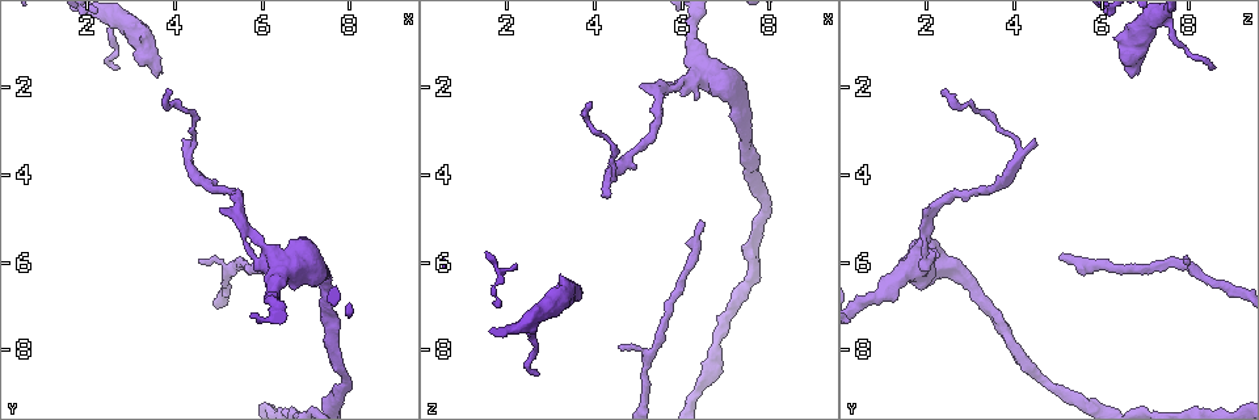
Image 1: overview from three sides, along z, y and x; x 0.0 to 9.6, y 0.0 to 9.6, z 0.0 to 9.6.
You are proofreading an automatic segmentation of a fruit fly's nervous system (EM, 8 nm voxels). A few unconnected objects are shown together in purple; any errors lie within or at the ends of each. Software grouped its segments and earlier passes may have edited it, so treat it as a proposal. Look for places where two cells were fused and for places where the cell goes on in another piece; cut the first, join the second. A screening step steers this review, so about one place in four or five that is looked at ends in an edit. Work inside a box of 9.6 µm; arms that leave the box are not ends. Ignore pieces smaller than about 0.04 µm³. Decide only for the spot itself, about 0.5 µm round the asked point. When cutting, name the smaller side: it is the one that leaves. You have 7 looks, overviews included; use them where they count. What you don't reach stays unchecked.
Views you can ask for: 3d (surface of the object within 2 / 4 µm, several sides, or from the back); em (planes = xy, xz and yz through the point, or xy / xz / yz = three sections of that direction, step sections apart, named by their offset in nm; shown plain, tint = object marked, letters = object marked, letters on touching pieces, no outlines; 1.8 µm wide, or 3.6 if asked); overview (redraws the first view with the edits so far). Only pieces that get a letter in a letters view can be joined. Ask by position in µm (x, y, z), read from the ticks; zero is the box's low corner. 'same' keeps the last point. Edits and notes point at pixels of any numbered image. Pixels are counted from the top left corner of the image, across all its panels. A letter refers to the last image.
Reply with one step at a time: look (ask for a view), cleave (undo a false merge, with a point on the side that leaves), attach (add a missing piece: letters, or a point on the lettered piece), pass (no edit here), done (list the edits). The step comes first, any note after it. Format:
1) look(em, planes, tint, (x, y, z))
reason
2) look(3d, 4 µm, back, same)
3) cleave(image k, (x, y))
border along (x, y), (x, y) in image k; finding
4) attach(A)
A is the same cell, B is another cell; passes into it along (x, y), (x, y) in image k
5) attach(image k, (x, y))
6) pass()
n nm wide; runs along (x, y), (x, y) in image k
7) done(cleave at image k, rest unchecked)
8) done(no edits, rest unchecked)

look(em, planes, plain, (4.60, 5.90, 7.95))
thin end

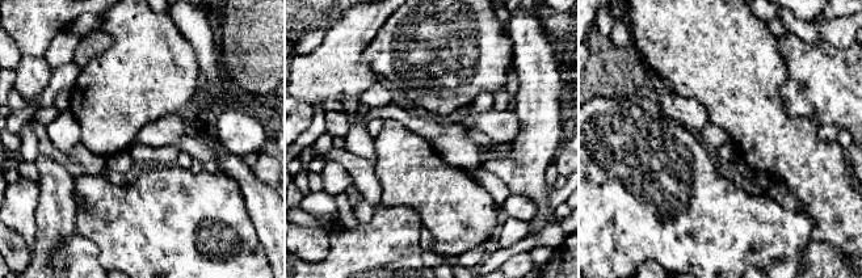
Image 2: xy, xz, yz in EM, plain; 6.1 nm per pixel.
look(em, planes, tint, same)
where the object lies

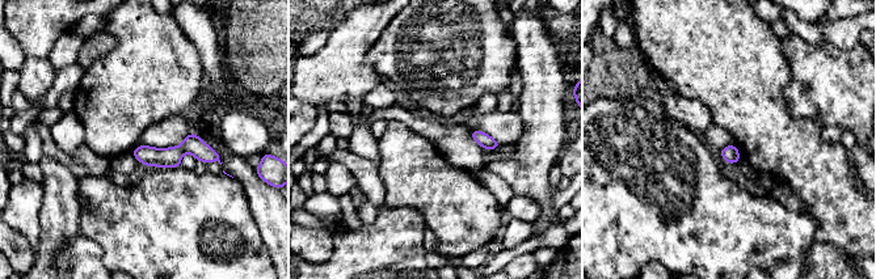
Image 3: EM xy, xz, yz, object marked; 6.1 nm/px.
look(em, planes, letters, same)

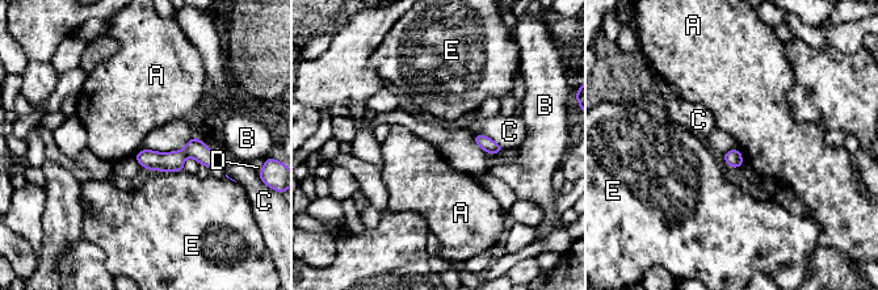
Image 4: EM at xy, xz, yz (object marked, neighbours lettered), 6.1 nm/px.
pass()
A, B, C, D and E are other cells; runs along (139, 156), (201, 152), (218, 162) in image 4; none of them fits

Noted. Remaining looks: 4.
look(3d, 2 µm, back, (5.85, 6.20, 2.00))
thick end

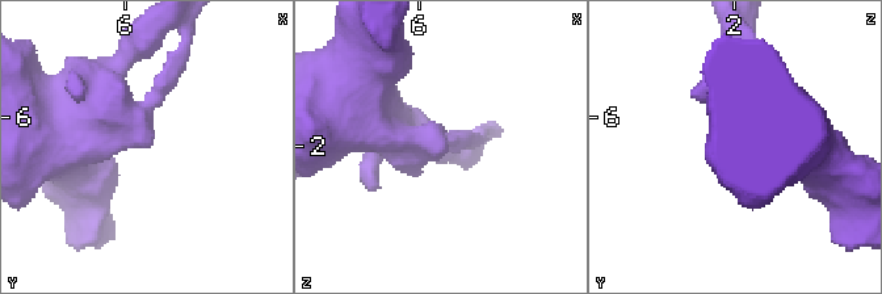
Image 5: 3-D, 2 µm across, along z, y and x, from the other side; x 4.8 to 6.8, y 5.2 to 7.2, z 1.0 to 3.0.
look(em, planes, letters, (5.84, 6.20, 1.98))

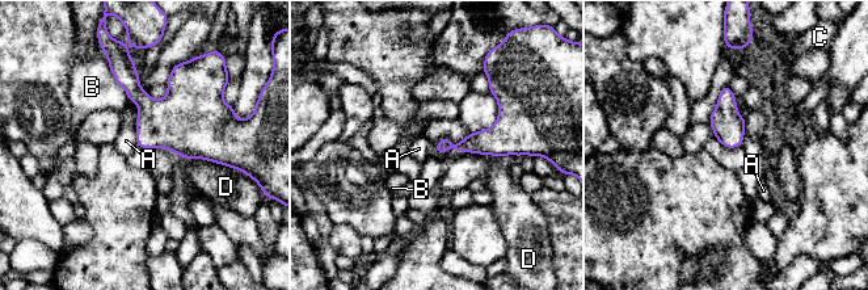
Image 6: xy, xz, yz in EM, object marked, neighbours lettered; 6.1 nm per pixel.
pass()
A, B, C and D are other cells; border along (135, 122), (137, 144) in image 6; no lettered piece goes on from it

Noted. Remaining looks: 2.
look(em, xz, step 16, tint, (6.50, 5.90, 5.05))
free end

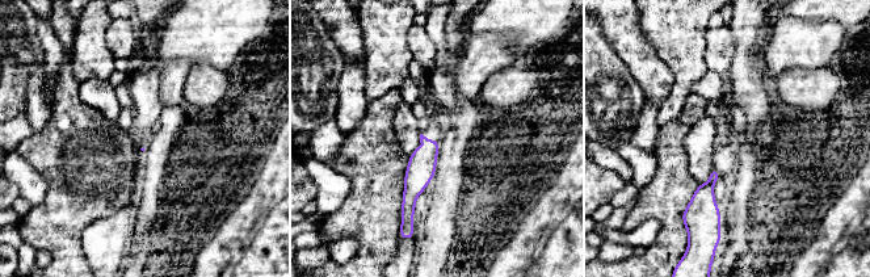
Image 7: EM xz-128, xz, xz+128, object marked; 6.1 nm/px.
look(em, planes, letters, same)
cut it another way

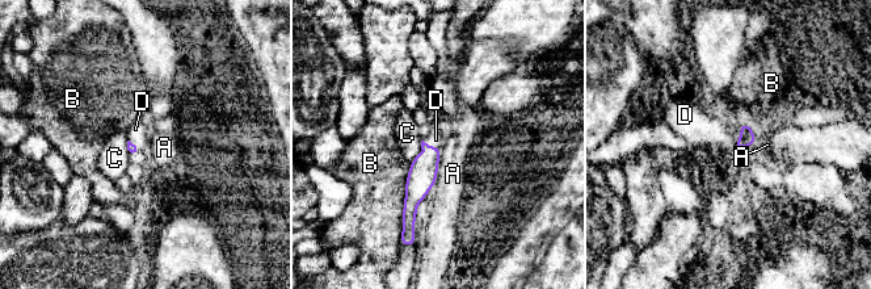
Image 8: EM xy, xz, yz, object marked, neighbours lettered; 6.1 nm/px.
attach(D)
D is the same cell, A, B and C are other cells; passes into it along (747, 138), (741, 134), (703, 128) in image 8; the cell continues

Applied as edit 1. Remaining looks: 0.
done(attach at image 8, rest unchecked)

